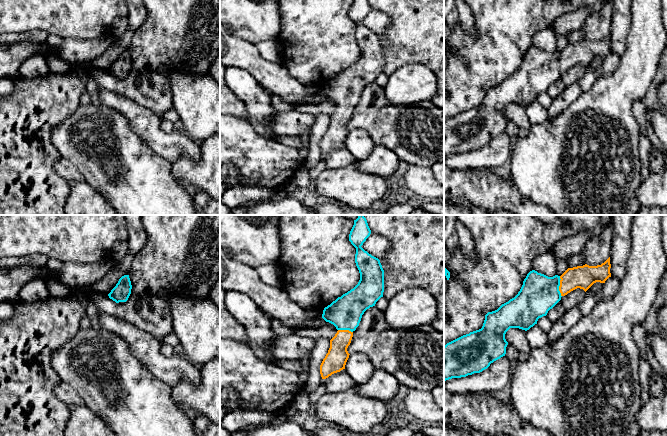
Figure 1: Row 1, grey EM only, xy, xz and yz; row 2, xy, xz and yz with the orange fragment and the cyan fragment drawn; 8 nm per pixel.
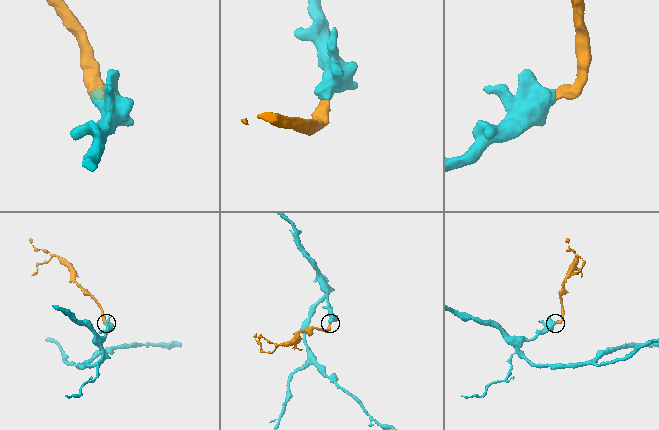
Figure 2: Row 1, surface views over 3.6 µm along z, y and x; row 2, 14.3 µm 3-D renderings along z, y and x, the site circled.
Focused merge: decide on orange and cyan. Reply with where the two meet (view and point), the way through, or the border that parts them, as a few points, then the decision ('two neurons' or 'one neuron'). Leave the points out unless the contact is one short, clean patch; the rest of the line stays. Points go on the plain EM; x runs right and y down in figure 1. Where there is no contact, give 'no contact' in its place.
meets orange in yz at (559, 62); runs through yz (583, 53), (572, 54), (559, 62), (539, 69); one neuron

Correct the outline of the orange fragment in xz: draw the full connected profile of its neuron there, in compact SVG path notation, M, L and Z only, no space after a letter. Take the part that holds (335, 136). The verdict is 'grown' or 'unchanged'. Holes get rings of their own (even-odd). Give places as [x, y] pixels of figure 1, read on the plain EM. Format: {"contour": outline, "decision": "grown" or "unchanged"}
{"contour": "M354 0L349 17L356 24L355 39L360 49L358 60L338 73L324 84L322 94L333 100L338 106L330 116L330 124L320 141L322 155L345 145L349 134L347 127L351 119L353 108L359 102L362 91L383 73L384 46L380 36L361 22L370 12L368 0Z", "decision": "grown"}

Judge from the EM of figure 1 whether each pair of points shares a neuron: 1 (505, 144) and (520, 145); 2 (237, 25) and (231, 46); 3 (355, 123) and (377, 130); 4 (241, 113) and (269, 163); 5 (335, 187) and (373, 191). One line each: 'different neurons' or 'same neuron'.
1: different neurons
2: different neurons
3: same neuron
4: different neurons
5: same neuron

